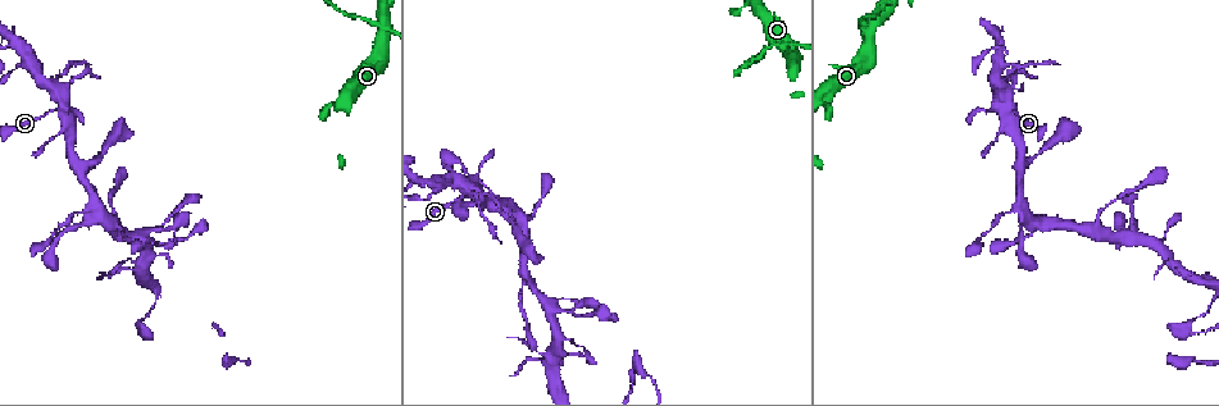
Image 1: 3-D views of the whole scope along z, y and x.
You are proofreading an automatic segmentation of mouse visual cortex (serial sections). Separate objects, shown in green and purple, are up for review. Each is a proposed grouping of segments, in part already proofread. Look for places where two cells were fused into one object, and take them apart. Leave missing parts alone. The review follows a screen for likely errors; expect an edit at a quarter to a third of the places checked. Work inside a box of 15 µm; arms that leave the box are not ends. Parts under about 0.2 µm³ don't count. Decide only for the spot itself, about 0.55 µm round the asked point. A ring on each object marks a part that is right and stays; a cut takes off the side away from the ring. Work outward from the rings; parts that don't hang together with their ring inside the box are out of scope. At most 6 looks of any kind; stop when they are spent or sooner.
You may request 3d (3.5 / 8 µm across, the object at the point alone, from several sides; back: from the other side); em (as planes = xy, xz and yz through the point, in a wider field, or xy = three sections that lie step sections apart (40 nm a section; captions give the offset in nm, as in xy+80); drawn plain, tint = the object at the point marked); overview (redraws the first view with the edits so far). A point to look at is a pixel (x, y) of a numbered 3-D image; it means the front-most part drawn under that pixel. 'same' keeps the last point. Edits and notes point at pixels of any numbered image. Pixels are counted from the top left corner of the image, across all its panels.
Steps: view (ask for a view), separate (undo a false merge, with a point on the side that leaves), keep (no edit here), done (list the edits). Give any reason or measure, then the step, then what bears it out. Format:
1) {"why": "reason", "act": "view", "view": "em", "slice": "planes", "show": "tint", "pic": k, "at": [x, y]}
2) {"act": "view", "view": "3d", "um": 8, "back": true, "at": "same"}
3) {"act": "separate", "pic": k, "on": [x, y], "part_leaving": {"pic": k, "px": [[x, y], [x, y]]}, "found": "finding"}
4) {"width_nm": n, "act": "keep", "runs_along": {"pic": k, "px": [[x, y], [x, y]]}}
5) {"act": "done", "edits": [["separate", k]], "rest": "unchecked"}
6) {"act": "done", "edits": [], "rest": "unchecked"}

{"why": "three arms meet", "act": "view", "view": "3d", "um": 3.5, "pic": 1, "at": [867, 32]}

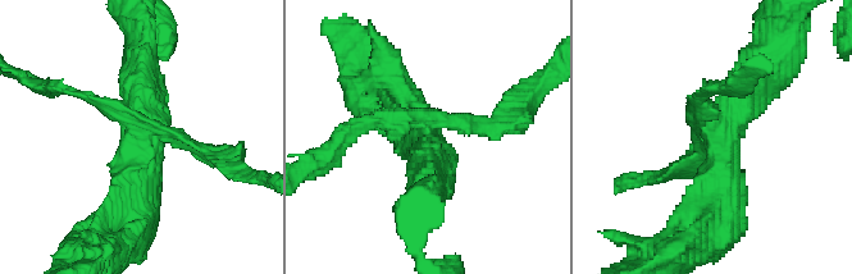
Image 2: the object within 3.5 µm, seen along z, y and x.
{"act": "view", "view": "em", "slice": "xy", "step": 2, "show": "tint", "pic": 2, "at": [138, 141]}

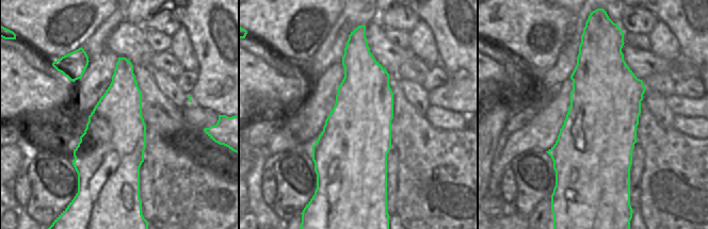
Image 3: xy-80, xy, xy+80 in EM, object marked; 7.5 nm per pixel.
{"act": "separate", "pic": 2, "on": [483, 129], "part_leaving": {"pic": 2, "px": [[136, 123], [60, 85], [33, 85]]}, "found": "a second cell is stuck on"}

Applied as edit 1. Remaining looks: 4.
{"act": "view", "view": "overview"}

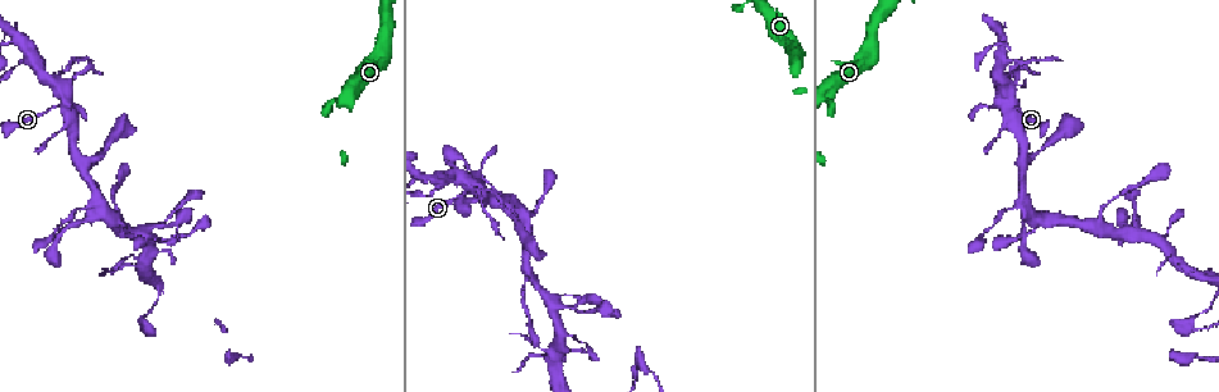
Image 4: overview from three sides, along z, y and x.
{"why": "arms part here", "act": "view", "view": "3d", "um": 3.5, "pic": 4, "at": [1013, 103]}

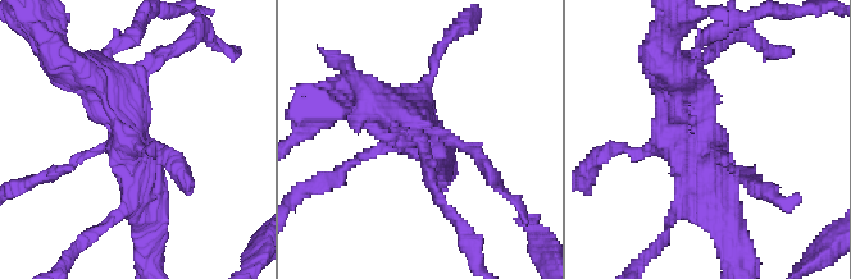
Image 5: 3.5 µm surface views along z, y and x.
{"act": "view", "view": "em", "slice": "xy", "step": 1, "show": "tint", "pic": 5, "at": [125, 148]}

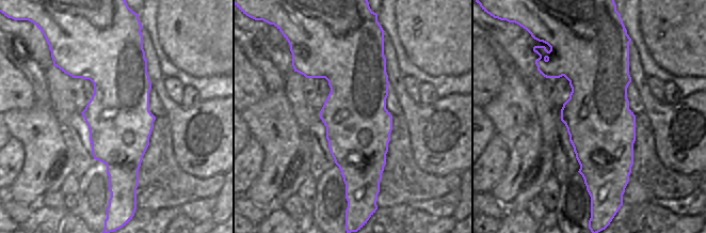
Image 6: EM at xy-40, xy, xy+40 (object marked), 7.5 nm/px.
{"act": "keep", "runs_along": {"pic": 5, "px": [[58, 170], [124, 143], [148, 218]]}, "found": "continuous, no second cell"}

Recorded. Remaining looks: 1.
{"act": "done", "edits": [["separate", 2]], "rest": "unchecked"}

